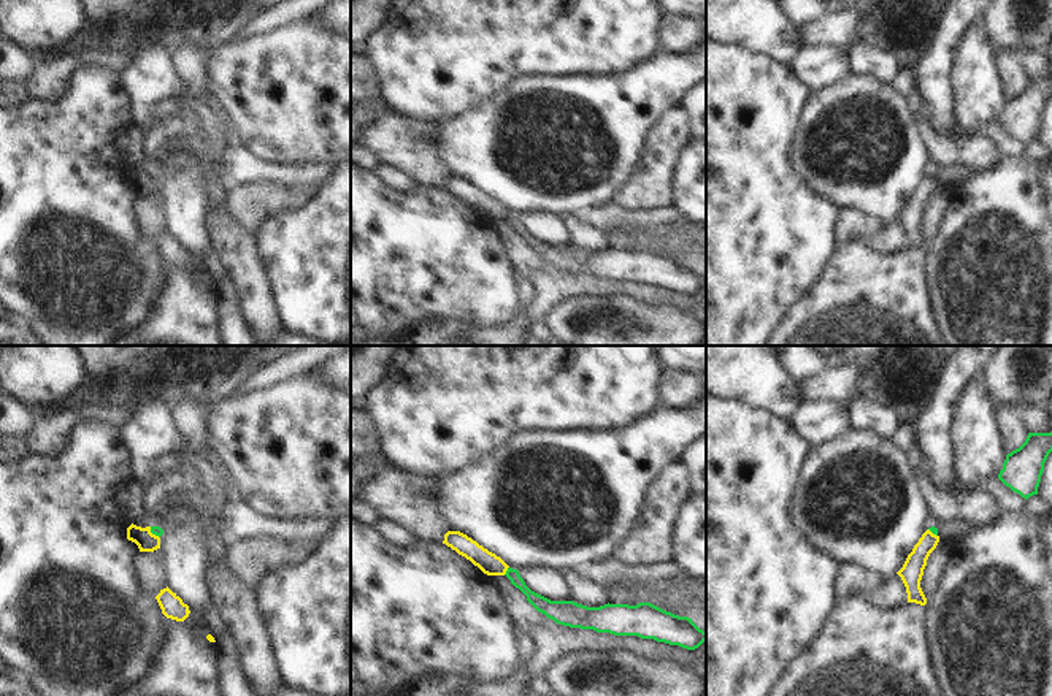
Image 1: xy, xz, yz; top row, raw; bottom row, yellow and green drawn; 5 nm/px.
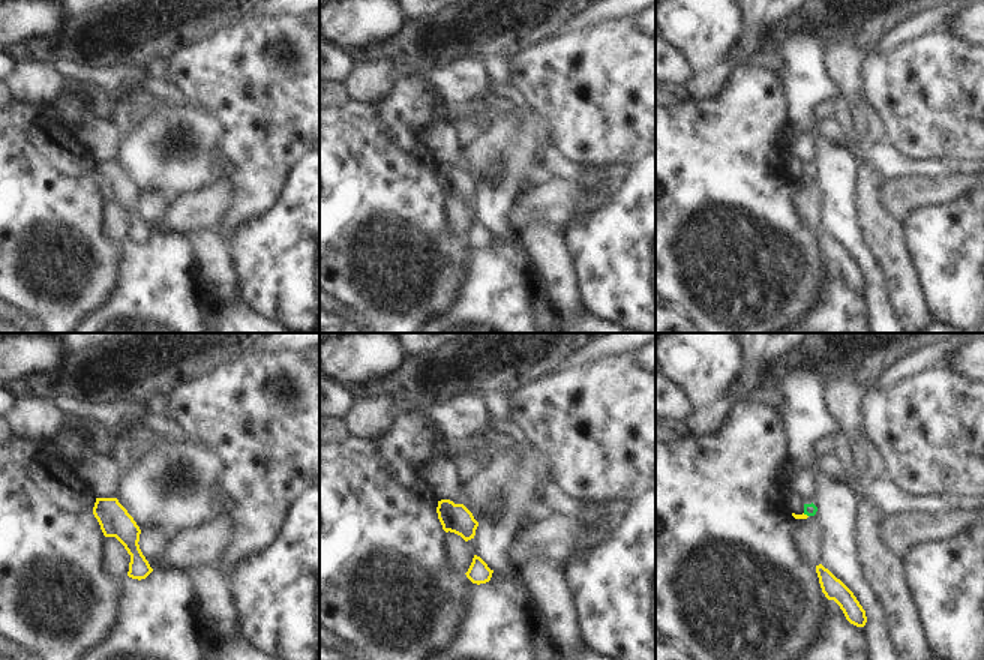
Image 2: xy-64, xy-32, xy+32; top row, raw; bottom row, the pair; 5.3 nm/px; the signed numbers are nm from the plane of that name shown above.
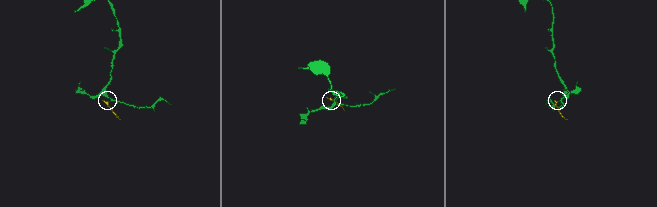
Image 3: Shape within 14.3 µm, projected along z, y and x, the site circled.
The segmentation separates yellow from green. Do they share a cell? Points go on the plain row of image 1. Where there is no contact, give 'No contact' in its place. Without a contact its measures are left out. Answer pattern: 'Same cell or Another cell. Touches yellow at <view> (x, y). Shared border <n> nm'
Another cell. Touches yellow at xz (506, 214). Shared border 50 nm.

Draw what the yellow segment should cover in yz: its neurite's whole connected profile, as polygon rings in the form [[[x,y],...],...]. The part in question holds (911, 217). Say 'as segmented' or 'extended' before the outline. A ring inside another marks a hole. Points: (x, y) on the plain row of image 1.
as segmented; [[[927,174],[914,190],[912,197],[908,200],[903,212],[897,217],[906,231],[908,247],[916,247],[920,250],[927,249],[927,243],[920,233],[920,225],[927,211],[927,205],[936,193],[938,187],[939,181]]]

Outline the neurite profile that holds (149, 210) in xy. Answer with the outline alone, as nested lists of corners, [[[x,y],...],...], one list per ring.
[[[162,193],[154,197],[140,197],[136,200],[135,212],[146,239],[157,241],[168,231]]]

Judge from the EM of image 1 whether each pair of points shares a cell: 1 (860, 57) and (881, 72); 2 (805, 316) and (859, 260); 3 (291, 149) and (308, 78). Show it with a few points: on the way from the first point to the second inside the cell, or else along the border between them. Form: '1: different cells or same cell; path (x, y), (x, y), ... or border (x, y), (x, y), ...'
1: same cell; path (865, 57), (876, 67)
2: same cell; path (819, 302), (846, 275)
3: same cell; path (291, 132), (291, 102), (295, 95)

